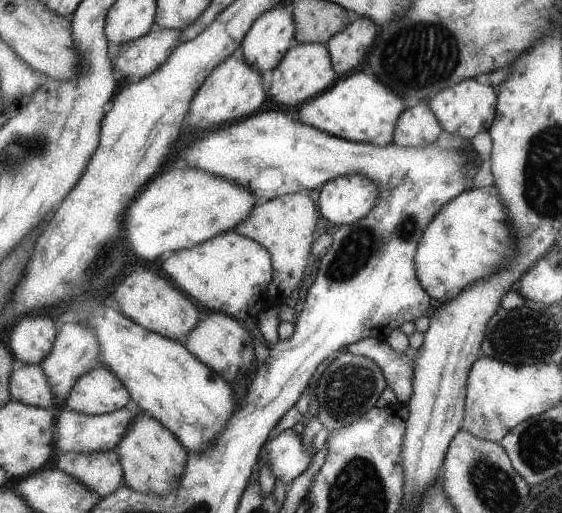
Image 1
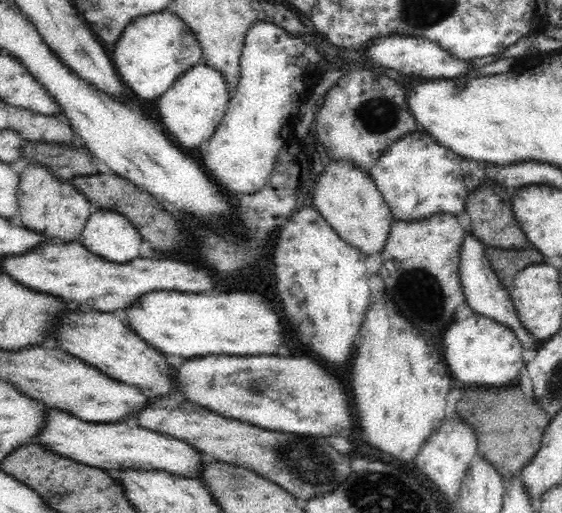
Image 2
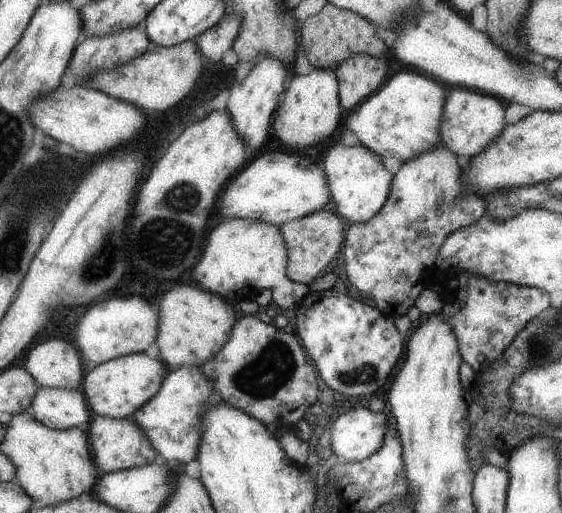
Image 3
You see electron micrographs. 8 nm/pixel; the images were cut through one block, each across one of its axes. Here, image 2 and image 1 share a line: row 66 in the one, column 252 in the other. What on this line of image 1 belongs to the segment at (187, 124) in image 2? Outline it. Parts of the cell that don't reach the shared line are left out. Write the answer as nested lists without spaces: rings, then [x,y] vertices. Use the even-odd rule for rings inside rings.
[[[172,168],[153,180],[142,188],[126,210],[126,246],[148,262],[175,251],[192,249],[218,234],[236,230],[258,204],[257,196],[248,188],[198,168]]]

